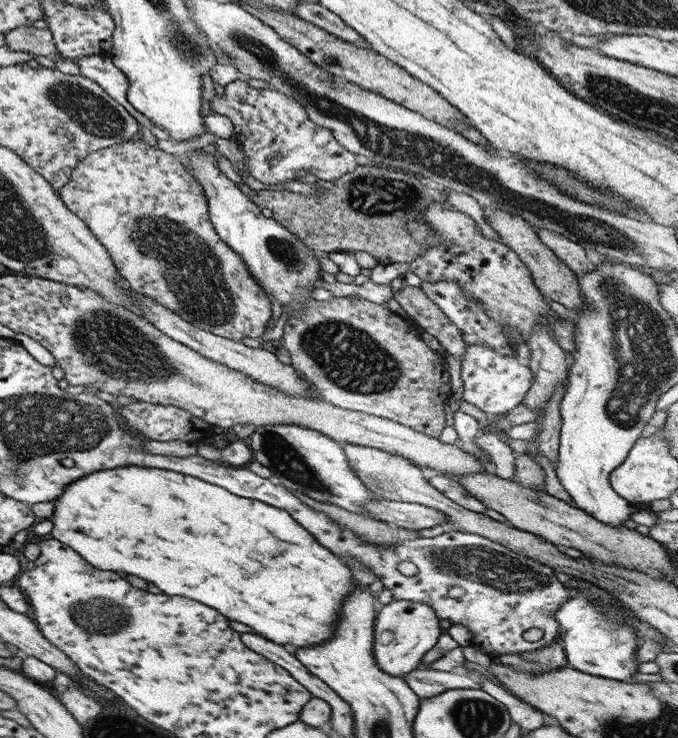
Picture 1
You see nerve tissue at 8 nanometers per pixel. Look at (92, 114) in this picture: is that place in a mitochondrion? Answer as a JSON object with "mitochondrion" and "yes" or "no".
{"mitochondrion":"yes"}

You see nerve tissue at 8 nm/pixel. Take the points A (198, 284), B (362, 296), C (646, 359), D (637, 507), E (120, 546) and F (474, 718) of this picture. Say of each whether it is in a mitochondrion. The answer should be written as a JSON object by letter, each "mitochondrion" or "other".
{"A":"mitochondrion","B":"other","C":"mitochondrion","D":"other","E":"other","F":"mitochondrion"}

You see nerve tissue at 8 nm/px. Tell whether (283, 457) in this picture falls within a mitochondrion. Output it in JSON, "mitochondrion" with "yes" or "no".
{"mitochondrion":"yes"}

